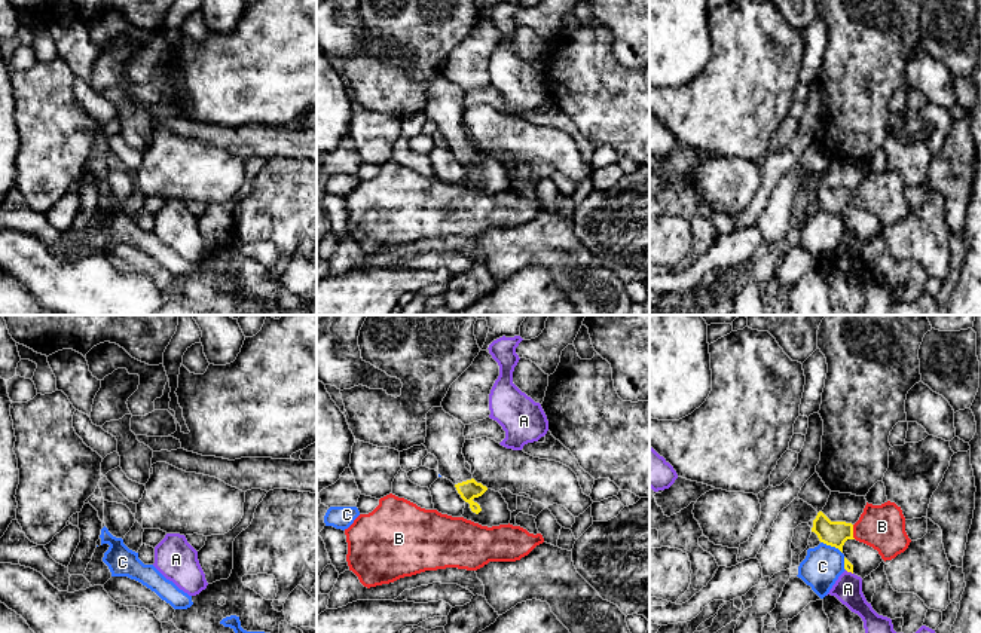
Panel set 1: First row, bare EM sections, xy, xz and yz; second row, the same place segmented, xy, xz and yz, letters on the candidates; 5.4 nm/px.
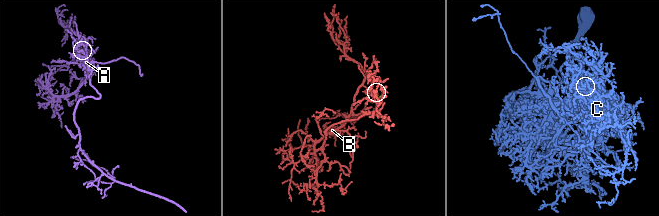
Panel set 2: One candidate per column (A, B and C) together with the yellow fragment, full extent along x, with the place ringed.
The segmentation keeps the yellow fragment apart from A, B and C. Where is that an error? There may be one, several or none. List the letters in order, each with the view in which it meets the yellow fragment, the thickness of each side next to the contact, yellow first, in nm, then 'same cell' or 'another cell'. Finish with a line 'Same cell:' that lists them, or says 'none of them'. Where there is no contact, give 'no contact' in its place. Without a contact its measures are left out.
A: yz | 50/160 nm | another cell
B: yz | 140/240 nm | another cell
C: yz | 140/200 nm | another cell
Same cell: none of them

